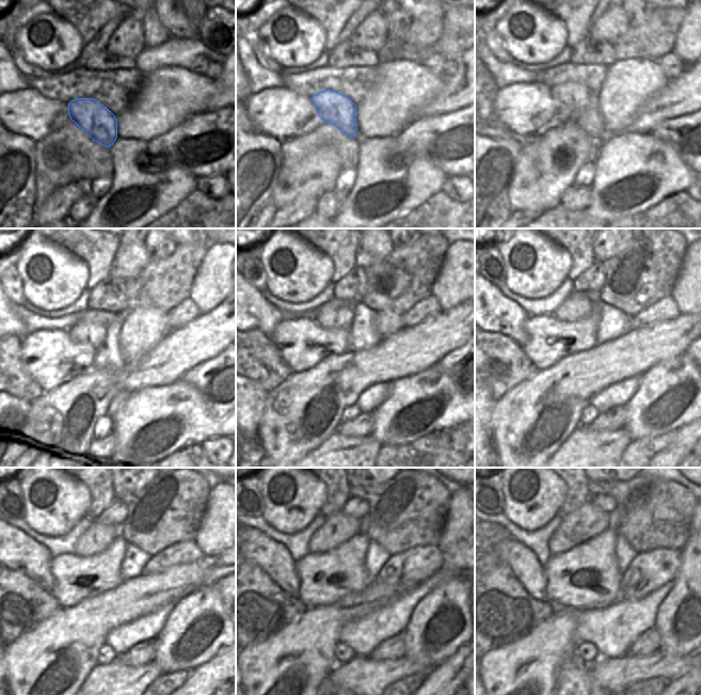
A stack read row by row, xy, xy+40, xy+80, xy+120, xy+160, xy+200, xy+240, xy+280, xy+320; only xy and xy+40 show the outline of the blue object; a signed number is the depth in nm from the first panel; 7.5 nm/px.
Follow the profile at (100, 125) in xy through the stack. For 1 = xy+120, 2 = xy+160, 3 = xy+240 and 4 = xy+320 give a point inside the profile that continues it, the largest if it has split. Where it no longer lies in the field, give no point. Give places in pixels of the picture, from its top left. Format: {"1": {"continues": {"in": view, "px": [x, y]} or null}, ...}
{"1": {"continues": {"in": "xy+120", "px": [92, 333]}}, "2": {"continues": {"in": "xy+160", "px": [333, 314]}}, "3": {"continues": {"in": "xy+240", "px": [97, 537]}}, "4": {"continues": {"in": "xy+320", "px": [588, 521]}}}

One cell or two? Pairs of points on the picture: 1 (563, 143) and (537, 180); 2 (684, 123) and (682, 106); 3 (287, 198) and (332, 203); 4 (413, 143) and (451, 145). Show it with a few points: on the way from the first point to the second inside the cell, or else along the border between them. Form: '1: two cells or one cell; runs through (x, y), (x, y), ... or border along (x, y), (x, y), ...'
1: one cell; runs through (555, 152), (553, 159), (544, 171)
2: two cells; border along (689, 113), (667, 119), (659, 124)
3: two cells; border along (332, 189), (323, 192), (317, 199)
4: one cell; runs through (423, 143), (442, 143)

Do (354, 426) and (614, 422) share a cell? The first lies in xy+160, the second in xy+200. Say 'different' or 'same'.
same

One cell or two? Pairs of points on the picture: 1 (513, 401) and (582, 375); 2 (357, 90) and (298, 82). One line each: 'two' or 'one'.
1: one
2: one

